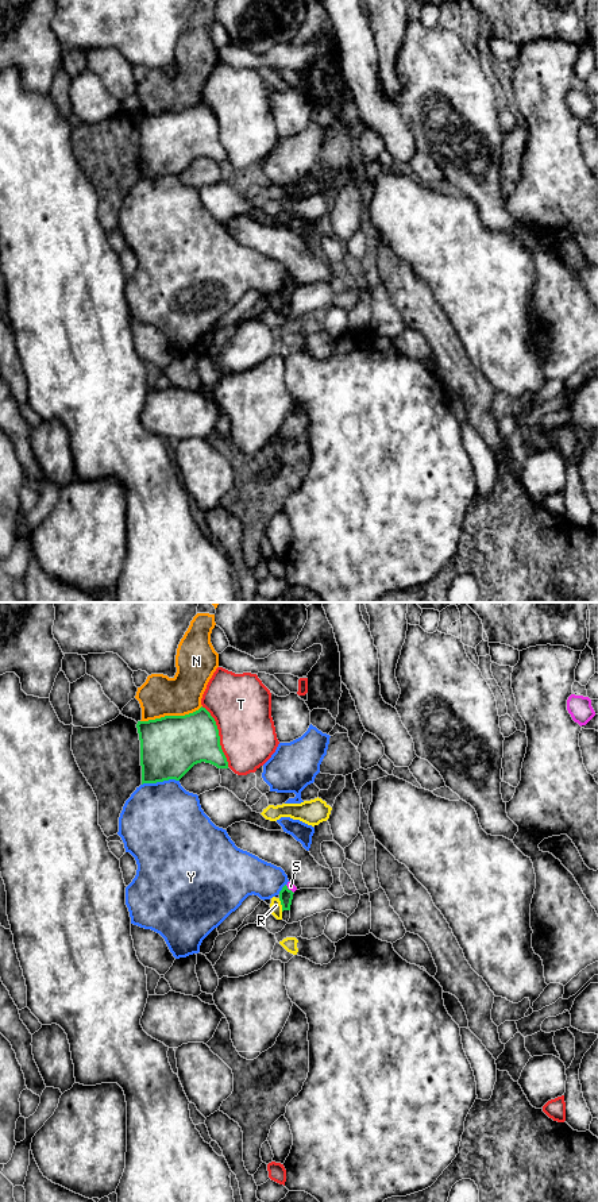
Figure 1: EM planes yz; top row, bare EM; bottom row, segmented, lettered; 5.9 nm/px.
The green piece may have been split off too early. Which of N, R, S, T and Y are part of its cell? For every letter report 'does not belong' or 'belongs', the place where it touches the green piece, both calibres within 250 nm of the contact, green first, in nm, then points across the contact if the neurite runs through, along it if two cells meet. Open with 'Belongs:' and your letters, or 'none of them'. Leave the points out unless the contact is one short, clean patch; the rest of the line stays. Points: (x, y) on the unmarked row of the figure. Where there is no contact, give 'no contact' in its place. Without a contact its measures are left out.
Belongs: none of them
N: does not belong | yz (170, 111) | 360/240 nm
R: does not belong | yz (281, 299) | 80/70 nm
S: does not belong | yz (288, 284) | 80/50 nm | along yz (285, 280), (293, 288)
T: does not belong | yz (219, 131) | 320/360 nm
Y: does not belong | yz (159, 176) | 360/480 nm

